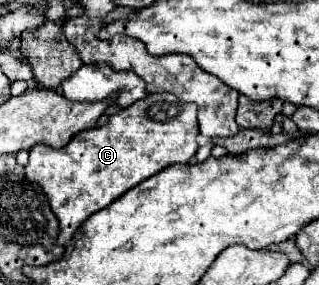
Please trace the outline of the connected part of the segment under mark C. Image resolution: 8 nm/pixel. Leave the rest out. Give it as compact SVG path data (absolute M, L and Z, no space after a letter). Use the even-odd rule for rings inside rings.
M149 94L145 100L139 100L115 114L109 116L107 124L91 130L83 130L75 134L63 148L47 148L45 144L37 144L31 148L29 164L25 166L27 180L39 184L49 198L51 210L59 220L59 236L57 244L65 246L77 232L77 228L101 208L107 208L113 200L125 194L129 188L137 186L139 182L147 180L149 176L157 174L159 170L171 166L173 162L191 162L197 152L197 106L181 102L173 94Z

